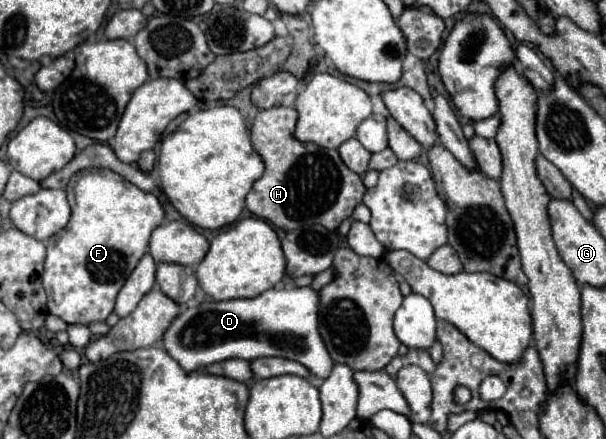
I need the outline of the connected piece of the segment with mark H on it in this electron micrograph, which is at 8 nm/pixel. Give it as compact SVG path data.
M271 107L257 113L251 127L251 143L265 163L265 173L249 191L247 209L285 231L315 223L335 231L361 203L365 185L357 173L347 169L335 149L301 143L293 135L295 123L297 111L293 107Z

